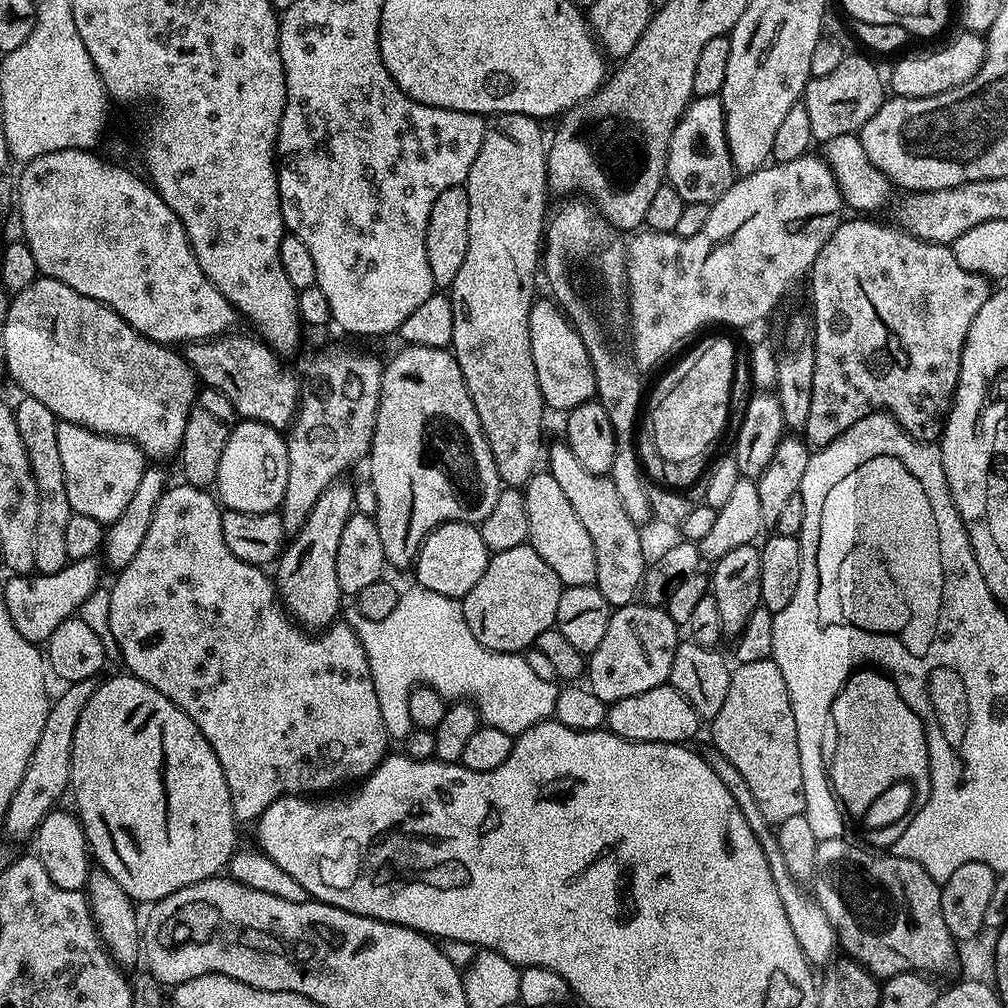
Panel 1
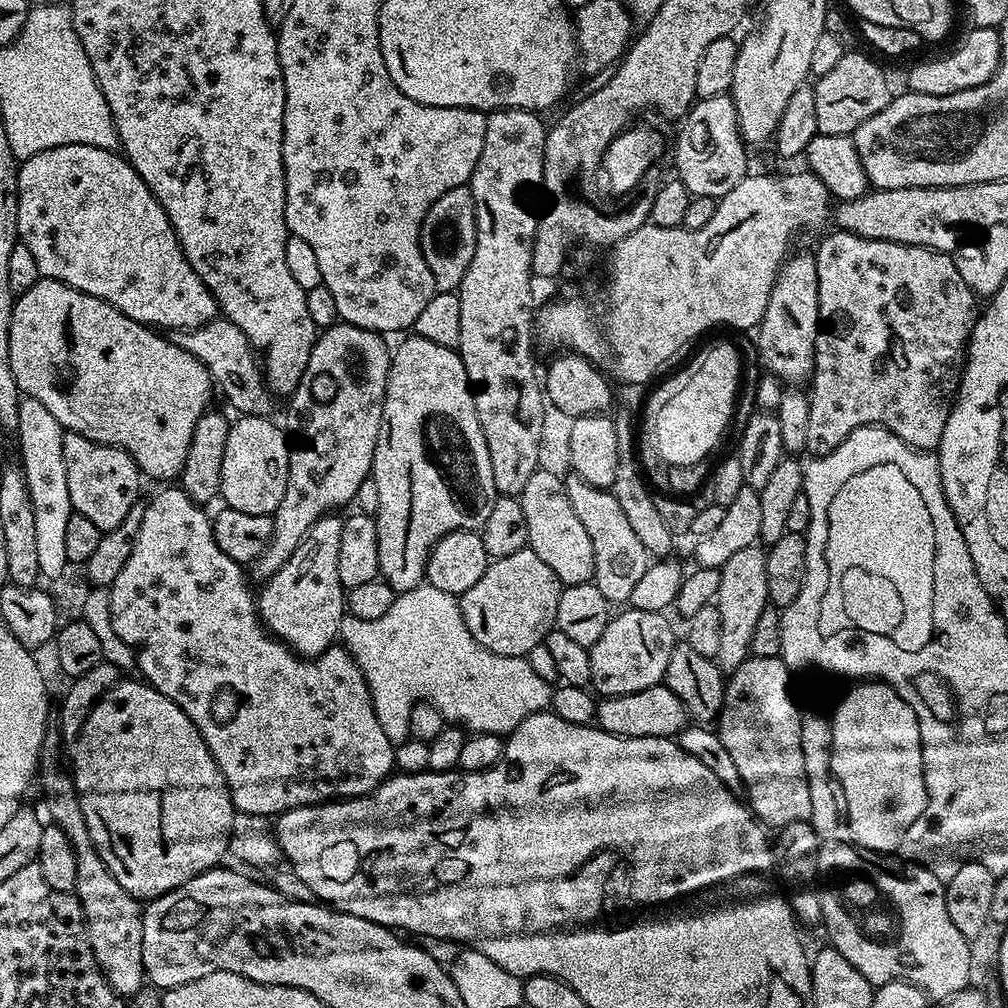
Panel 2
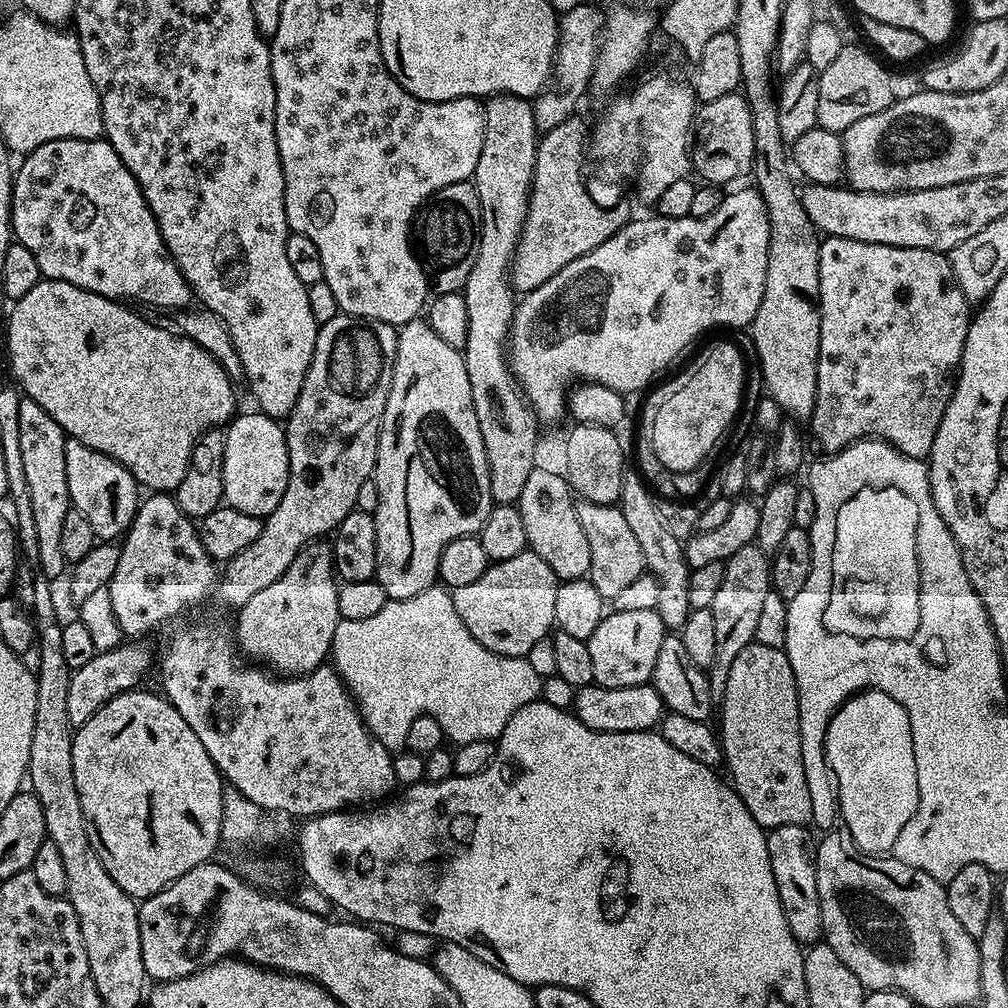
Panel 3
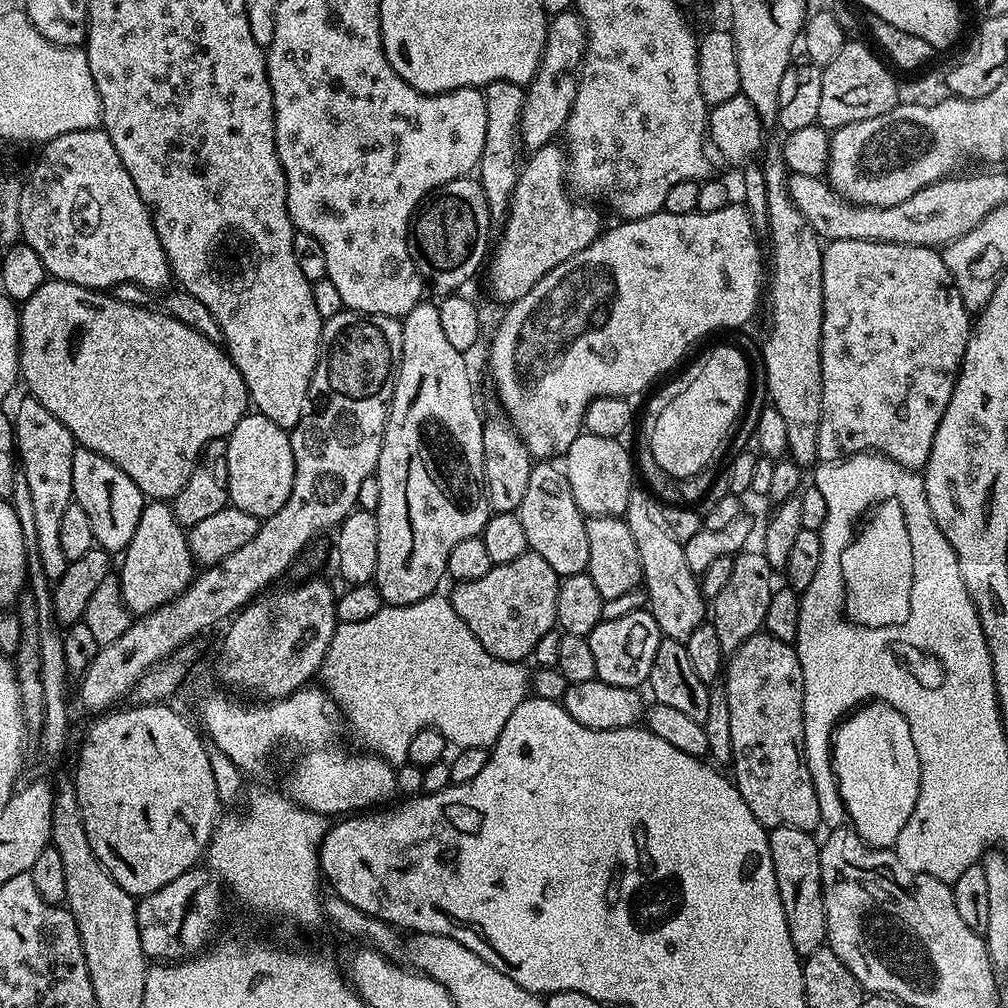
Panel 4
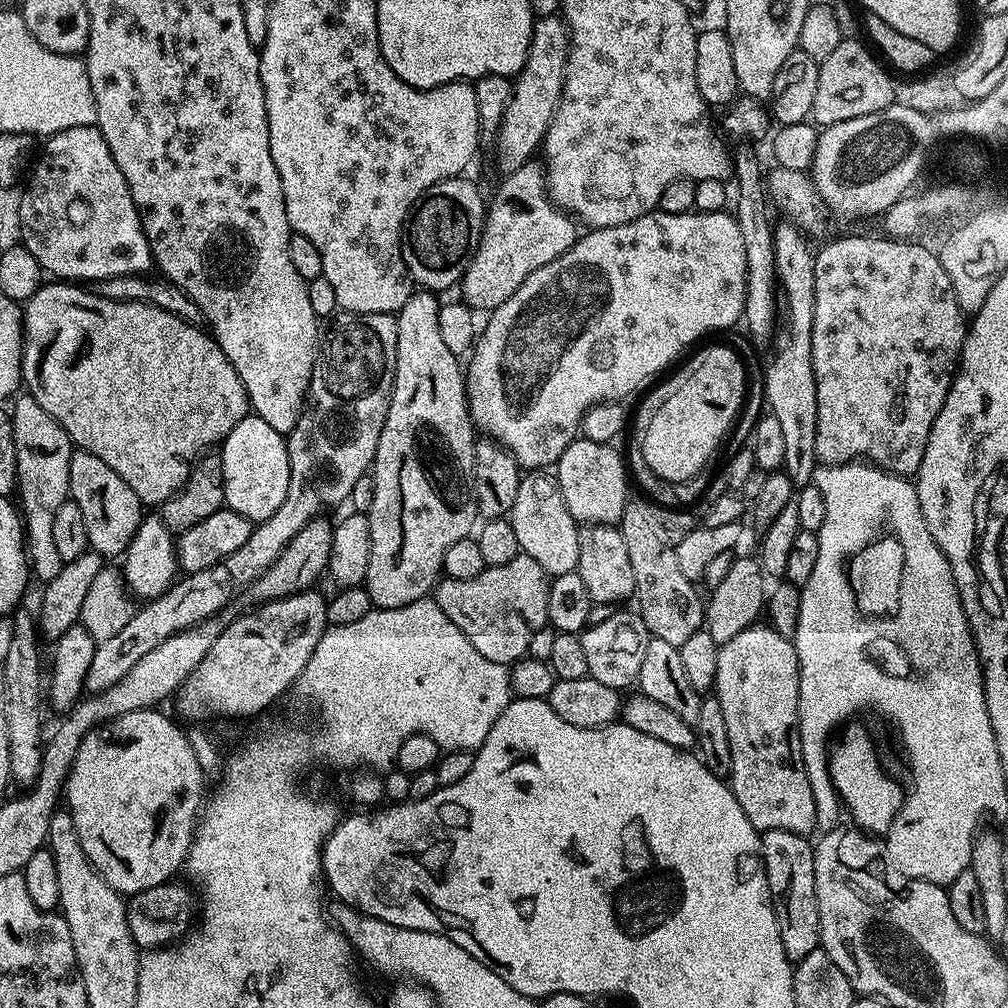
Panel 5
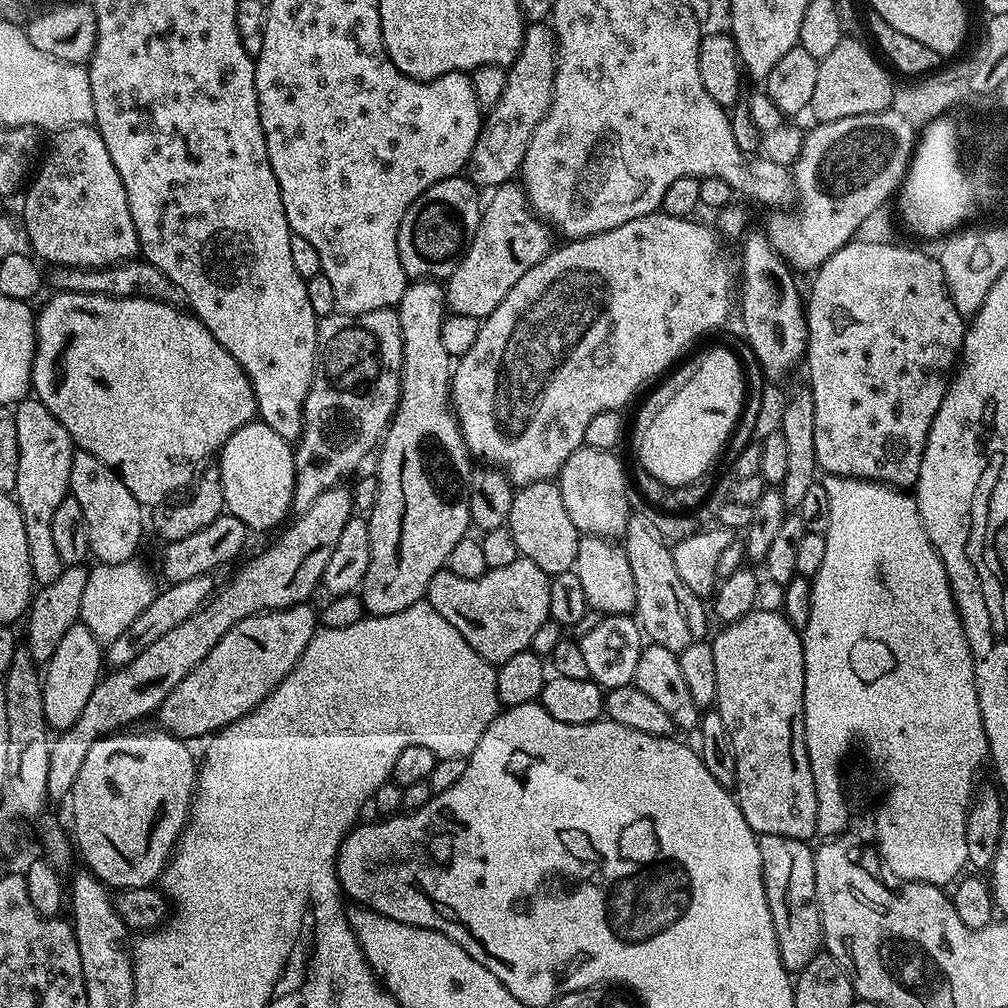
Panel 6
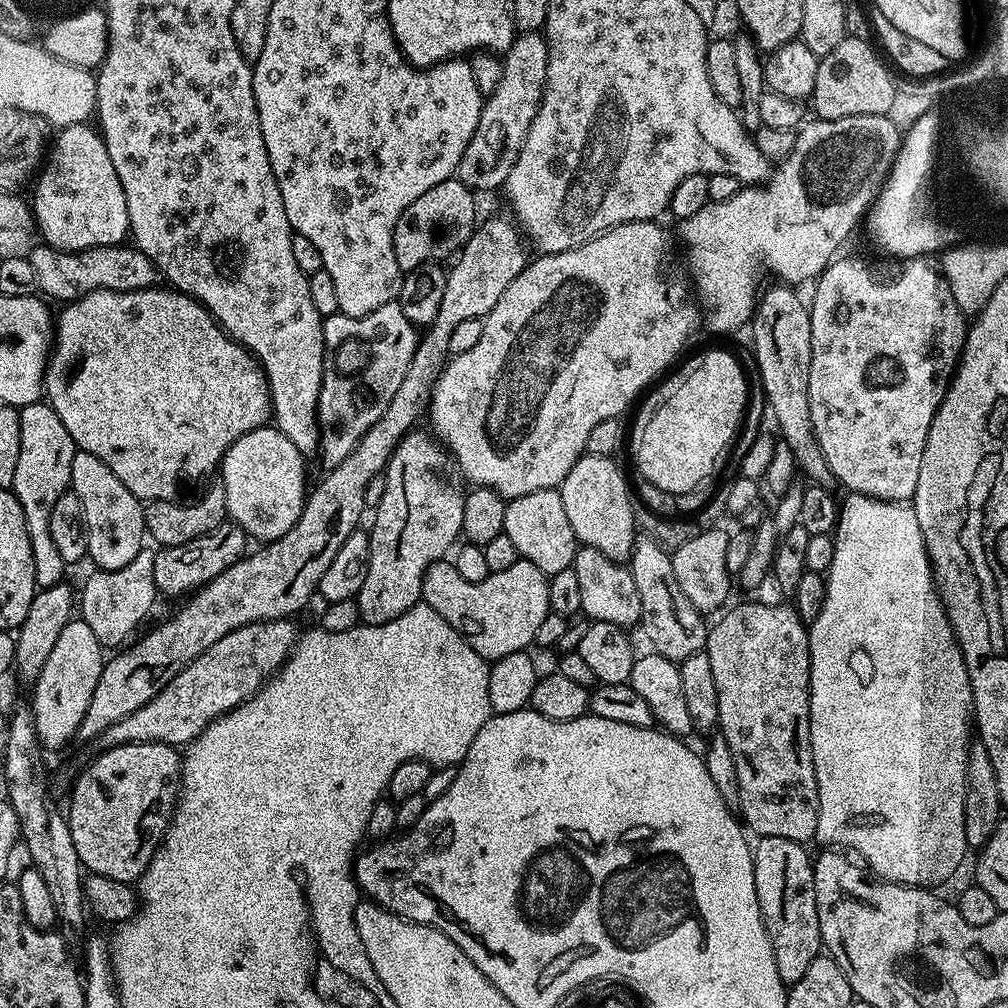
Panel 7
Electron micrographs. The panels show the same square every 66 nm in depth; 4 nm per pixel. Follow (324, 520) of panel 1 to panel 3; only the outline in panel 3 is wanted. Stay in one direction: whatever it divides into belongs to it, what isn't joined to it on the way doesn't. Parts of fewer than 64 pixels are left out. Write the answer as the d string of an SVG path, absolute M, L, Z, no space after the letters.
M321 538L304 545L301 552L294 558L294 562L290 562L286 574L282 574L278 582L263 588L259 594L254 594L254 598L250 598L250 602L242 605L235 616L236 643L239 651L249 661L259 662L271 669L273 673L283 677L305 676L306 673L321 667L329 659L334 630L341 620L338 610L338 577L332 562L331 543Z

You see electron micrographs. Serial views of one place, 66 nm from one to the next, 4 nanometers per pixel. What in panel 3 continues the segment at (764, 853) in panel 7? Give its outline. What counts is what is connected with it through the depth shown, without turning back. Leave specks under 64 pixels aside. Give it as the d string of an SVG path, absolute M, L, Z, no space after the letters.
M801 825L778 826L767 833L770 870L774 870L774 882L778 886L778 898L786 914L786 926L801 946L811 946L824 935L822 906L818 898L818 878L814 848L808 845L808 836Z

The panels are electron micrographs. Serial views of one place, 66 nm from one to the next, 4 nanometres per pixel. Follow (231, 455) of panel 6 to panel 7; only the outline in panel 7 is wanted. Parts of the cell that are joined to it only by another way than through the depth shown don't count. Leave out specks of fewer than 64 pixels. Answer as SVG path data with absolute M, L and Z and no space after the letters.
M275 426L255 428L228 447L222 461L222 483L231 523L259 542L282 538L298 522L304 509L306 458Z

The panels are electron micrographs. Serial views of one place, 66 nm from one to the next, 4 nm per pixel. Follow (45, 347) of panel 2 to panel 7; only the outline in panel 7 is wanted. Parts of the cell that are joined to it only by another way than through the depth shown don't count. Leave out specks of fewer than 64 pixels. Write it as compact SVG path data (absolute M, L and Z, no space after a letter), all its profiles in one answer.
M153 286L139 288L133 292L92 292L89 296L81 296L79 300L73 300L67 305L64 312L64 325L59 325L58 332L68 340L76 340L80 352L84 357L75 364L68 360L63 364L56 359L51 363L46 374L46 396L53 410L62 418L62 426L70 434L77 449L81 452L94 454L114 474L118 474L118 482L126 486L142 502L155 502L157 500L175 501L176 487L181 487L182 482L178 478L180 464L192 464L192 472L204 472L204 468L221 467L224 453L228 451L238 438L242 438L247 432L255 428L265 427L269 423L272 409L272 393L268 384L268 378L264 374L263 367L258 363L257 357L248 348L237 342L218 323L215 316L195 296L181 292L171 286Z

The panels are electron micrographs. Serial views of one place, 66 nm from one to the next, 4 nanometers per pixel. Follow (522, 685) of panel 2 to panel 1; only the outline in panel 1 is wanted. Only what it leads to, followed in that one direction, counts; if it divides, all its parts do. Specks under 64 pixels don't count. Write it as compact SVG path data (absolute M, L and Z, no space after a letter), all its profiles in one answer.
M419 586L411 587L405 587L401 591L398 606L394 606L393 612L387 618L382 618L382 622L370 622L359 615L351 621L360 644L366 650L374 690L378 694L378 706L384 715L384 729L389 734L397 738L408 735L408 694L417 686L438 690L438 694L442 694L449 702L470 698L484 724L494 726L498 730L506 730L506 734L514 738L523 734L527 728L541 724L555 713L560 688L556 684L546 682L546 678L538 678L538 674L534 674L534 670L526 666L523 655L515 652L492 652L482 646L482 642L478 642L478 638L470 634L470 626L466 626L464 606L459 599L434 594L434 590Z

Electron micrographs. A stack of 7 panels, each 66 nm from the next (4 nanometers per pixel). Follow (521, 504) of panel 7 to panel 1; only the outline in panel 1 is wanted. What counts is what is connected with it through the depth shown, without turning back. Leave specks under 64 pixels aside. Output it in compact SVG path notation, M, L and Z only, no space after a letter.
M537 470L522 491L526 498L526 519L530 522L527 543L531 544L538 558L542 558L542 562L546 562L546 566L550 566L554 574L558 574L565 588L595 585L594 542L590 542L586 526L582 526L578 514L574 514L558 481L547 470Z

